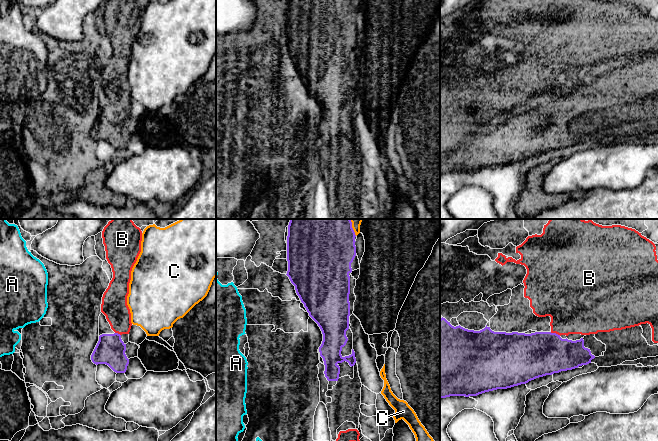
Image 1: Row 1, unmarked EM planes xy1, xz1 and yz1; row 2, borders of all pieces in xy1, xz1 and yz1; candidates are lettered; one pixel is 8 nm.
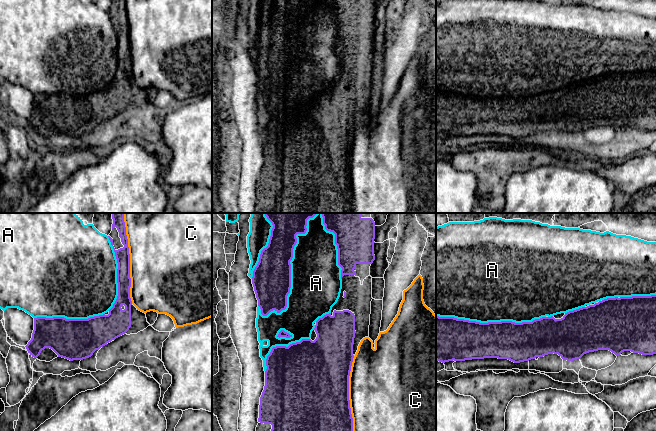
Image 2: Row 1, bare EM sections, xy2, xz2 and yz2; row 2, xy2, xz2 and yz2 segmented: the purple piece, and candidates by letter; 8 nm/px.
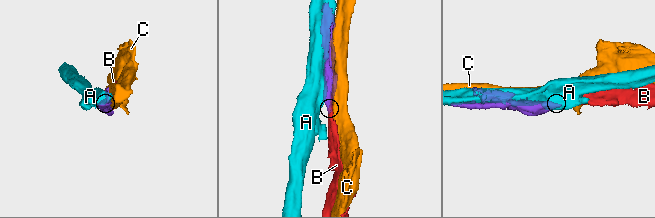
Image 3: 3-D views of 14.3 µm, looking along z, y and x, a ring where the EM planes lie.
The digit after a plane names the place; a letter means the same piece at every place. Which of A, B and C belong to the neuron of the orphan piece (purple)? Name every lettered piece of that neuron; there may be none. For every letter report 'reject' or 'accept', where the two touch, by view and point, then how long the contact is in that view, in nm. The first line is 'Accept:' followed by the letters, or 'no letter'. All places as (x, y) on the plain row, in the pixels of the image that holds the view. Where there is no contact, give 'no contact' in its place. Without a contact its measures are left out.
Accept: B
A: reject; meets purple in xz2 at (290, 50); contact 800 nm long
B: accept; meets purple in yz1 at (555, 109); contact 90 nm long
C: reject; meets purple in xz2 at (348, 172); contact 650 nm long

